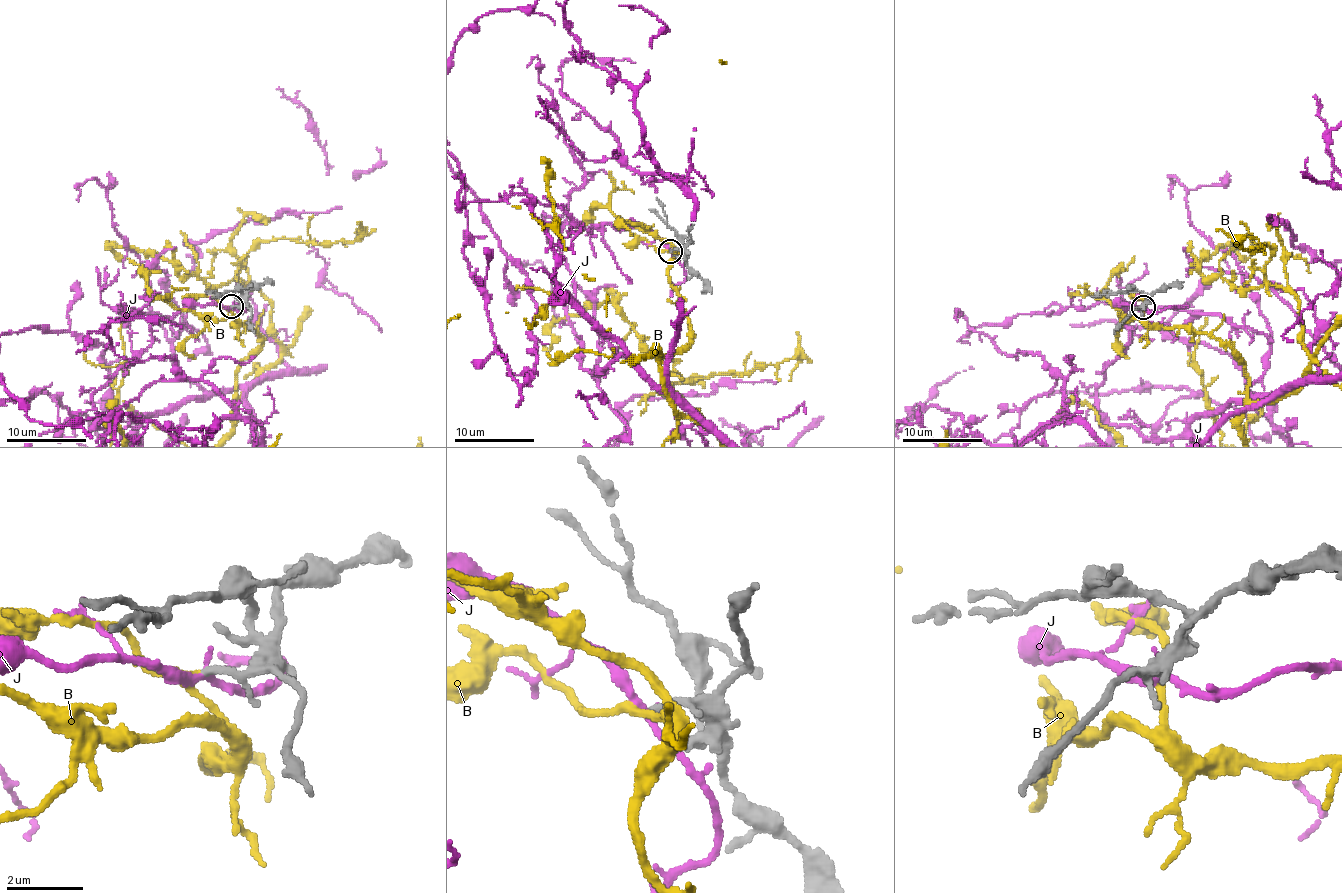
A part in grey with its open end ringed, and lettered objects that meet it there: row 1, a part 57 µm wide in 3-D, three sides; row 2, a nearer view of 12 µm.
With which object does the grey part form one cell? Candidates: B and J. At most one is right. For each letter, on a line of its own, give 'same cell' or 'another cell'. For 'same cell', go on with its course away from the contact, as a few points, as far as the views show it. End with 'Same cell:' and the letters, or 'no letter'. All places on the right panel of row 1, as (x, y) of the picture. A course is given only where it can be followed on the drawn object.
B: same cell
J: another cell
Same cell: B

